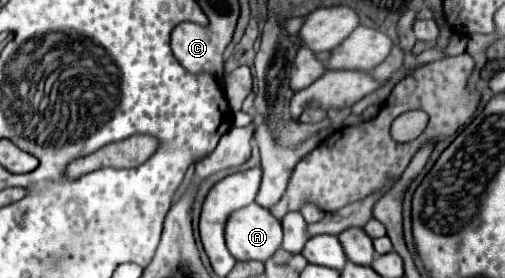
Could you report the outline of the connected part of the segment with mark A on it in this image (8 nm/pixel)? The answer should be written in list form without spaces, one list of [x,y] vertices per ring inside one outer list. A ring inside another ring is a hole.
[[[249,204],[229,216],[225,240],[235,260],[267,262],[281,248],[283,228],[267,208]]]

